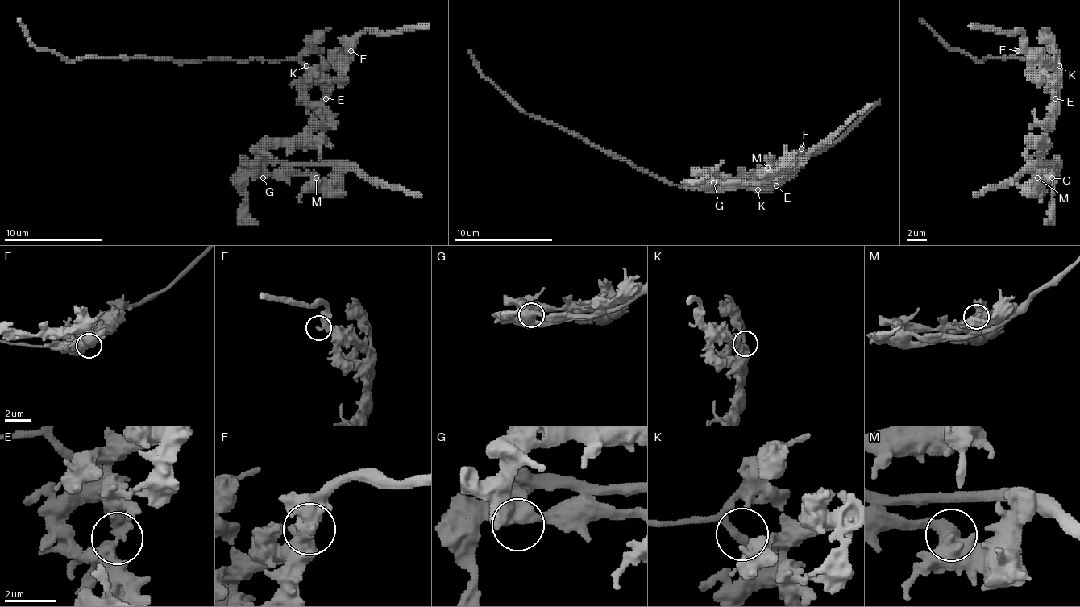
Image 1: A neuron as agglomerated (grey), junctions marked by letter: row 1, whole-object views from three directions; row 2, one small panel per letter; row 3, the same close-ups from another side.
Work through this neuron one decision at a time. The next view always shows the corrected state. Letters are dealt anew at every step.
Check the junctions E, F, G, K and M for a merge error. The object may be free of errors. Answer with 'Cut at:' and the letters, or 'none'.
Cut at: E

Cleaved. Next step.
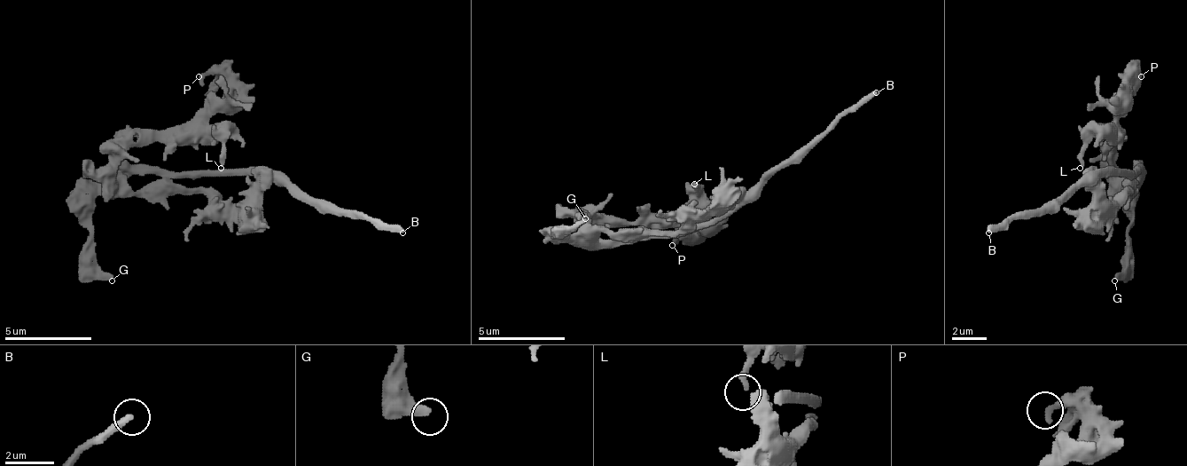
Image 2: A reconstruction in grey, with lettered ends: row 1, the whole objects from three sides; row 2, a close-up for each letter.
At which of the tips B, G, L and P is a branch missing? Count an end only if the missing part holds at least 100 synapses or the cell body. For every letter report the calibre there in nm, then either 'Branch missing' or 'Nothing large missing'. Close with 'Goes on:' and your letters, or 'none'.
B: Thickness 340 nm. Branch missing
G: Thickness 320 nm. Nothing large missing
L: Thickness 260 nm. Nothing large missing
P: Thickness 320 nm. Nothing large missing
Goes on: B

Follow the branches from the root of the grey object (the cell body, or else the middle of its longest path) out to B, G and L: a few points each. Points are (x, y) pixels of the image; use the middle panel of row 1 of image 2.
B: (663, 232), (694, 232), (715, 223), (777, 171), (798, 162), (850, 110), (858, 110), (876, 92)
G: (663, 232), (568, 232), (564, 236), (585, 218)
L: (663, 232), (598, 232), (589, 223), (589, 218), (620, 218), (624, 223), (672, 223), (690, 206), (694, 184)

